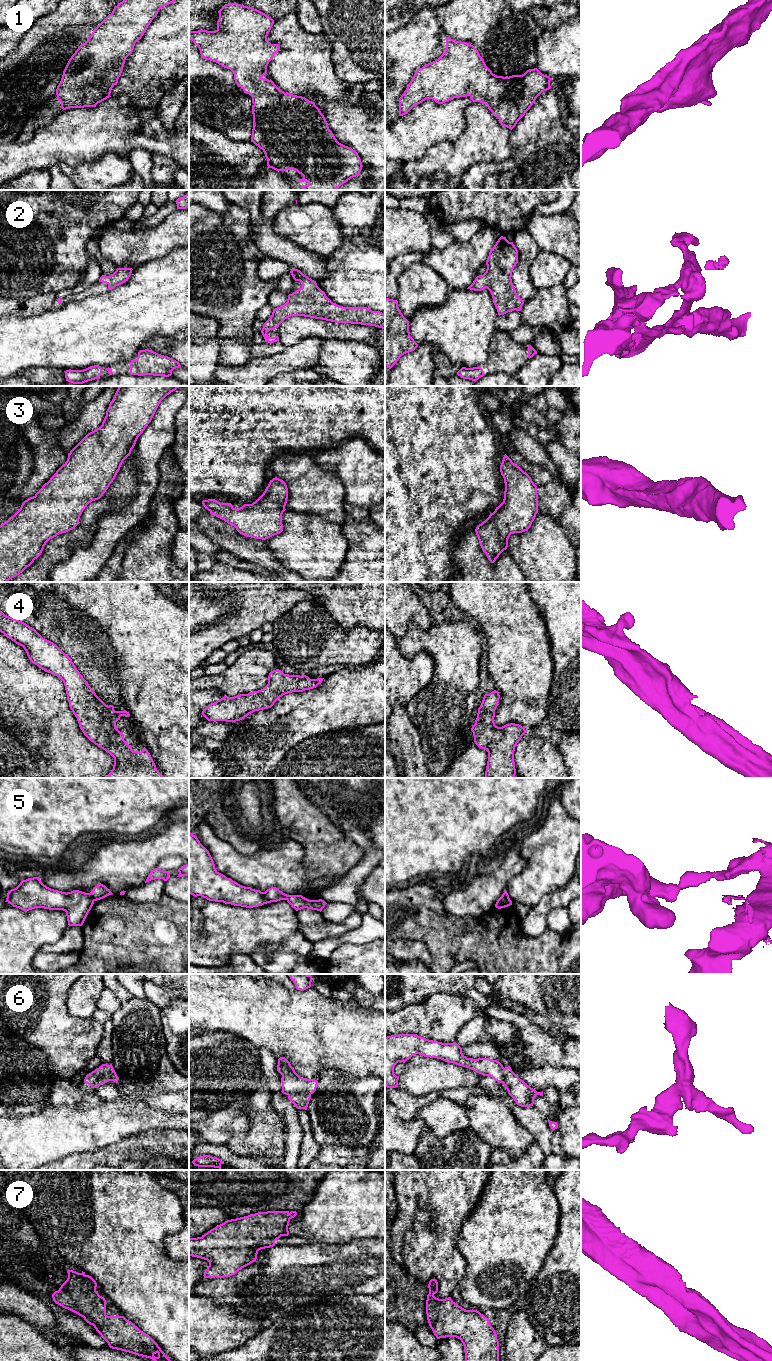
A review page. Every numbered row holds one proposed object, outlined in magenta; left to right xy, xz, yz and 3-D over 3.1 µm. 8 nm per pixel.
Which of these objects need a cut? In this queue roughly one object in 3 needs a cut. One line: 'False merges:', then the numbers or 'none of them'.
False merges: 5

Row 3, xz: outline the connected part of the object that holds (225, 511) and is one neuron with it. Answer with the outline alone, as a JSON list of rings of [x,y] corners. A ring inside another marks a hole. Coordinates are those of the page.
[[[275,477],[252,504],[244,504],[238,509],[231,503],[220,503],[215,499],[203,500],[202,504],[212,515],[234,526],[240,534],[266,540],[283,531],[282,514],[287,499],[286,483]]]

